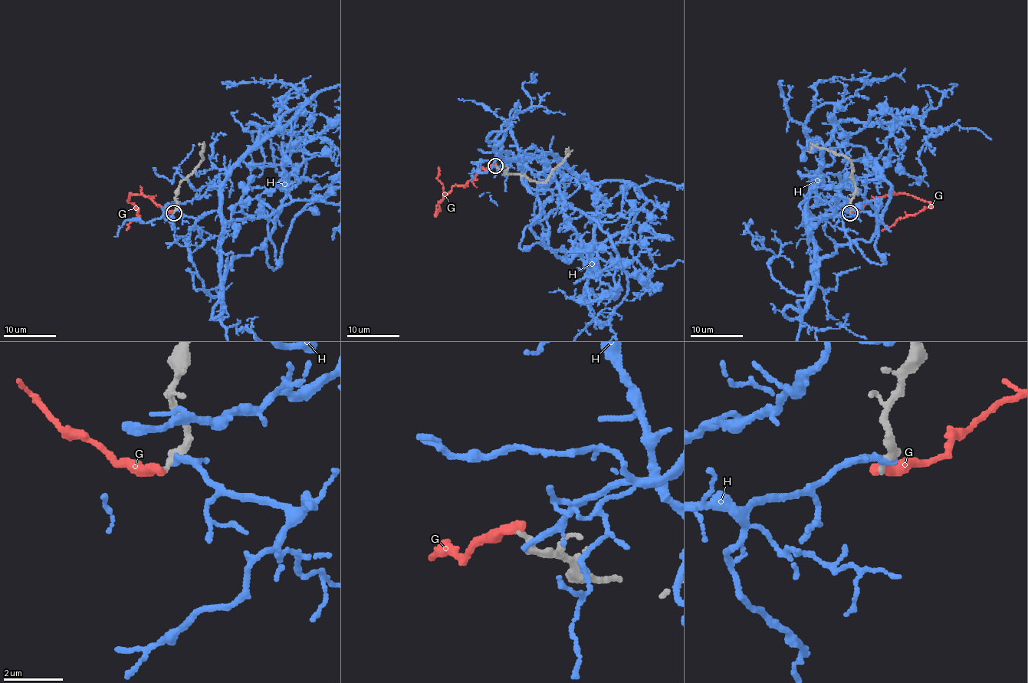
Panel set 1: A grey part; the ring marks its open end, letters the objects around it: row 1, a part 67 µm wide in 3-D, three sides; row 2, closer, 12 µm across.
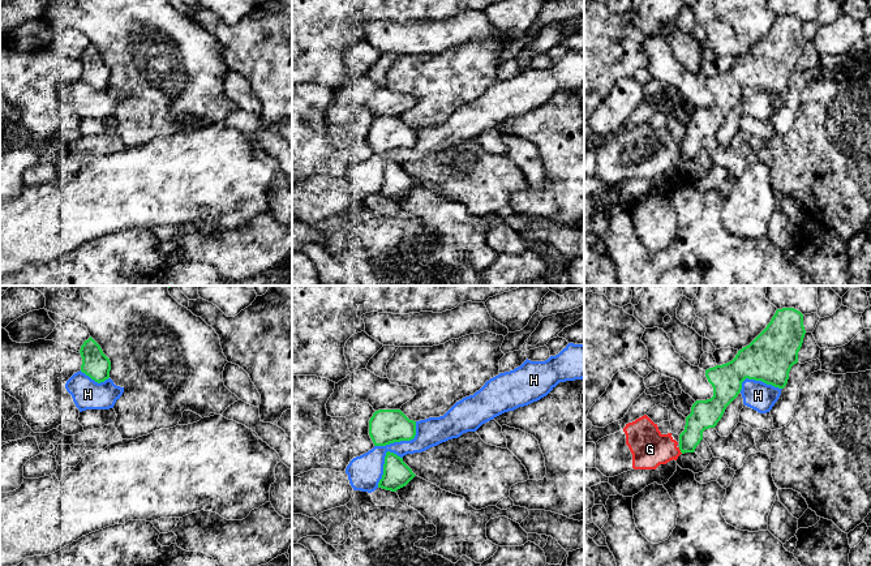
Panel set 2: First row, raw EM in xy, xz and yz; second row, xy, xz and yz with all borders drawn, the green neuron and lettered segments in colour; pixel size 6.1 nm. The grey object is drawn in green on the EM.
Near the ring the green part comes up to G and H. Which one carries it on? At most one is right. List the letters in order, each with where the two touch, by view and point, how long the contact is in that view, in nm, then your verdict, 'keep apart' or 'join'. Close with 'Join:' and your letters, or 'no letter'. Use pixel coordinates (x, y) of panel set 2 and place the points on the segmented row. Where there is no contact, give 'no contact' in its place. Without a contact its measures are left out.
G: contact yz (679, 449); length 50 nm; keep apart
H: contact xz (402, 440); length 300 nm; keep apart
Join: no letter

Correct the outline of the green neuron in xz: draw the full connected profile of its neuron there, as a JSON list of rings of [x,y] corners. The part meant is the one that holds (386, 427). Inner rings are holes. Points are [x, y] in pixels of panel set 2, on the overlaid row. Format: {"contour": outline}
{"contour": [[[378,410],[369,420],[369,436],[374,446],[411,441],[416,436],[416,421],[400,410]]]}

